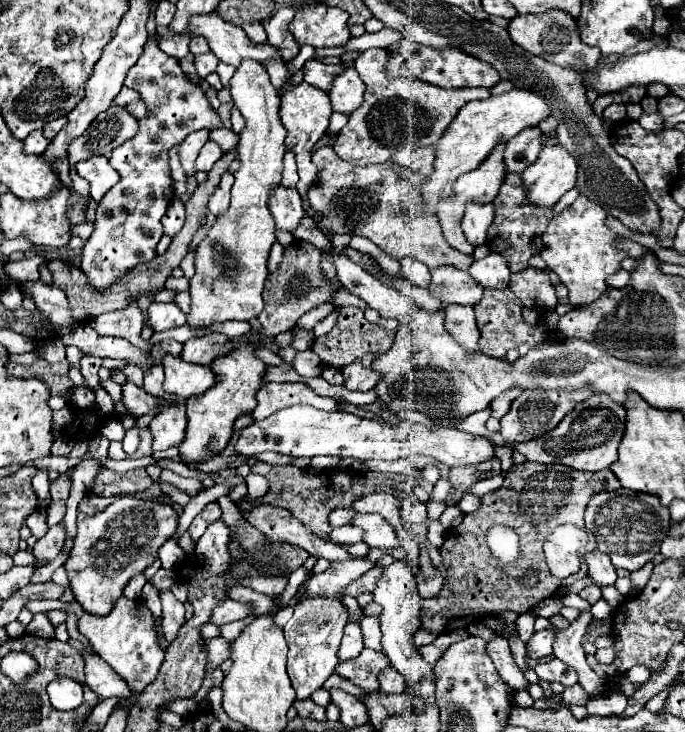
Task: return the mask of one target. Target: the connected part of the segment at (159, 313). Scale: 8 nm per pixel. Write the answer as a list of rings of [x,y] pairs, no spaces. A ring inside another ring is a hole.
[[[150,302],[148,306],[148,324],[154,332],[164,332],[170,328],[178,328],[186,324],[186,314],[174,304],[162,304],[162,302]]]

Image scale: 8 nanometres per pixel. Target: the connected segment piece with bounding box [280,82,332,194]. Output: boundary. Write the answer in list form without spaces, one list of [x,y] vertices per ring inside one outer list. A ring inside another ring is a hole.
[[[298,84],[294,90],[286,92],[282,96],[282,104],[280,104],[280,120],[284,124],[284,128],[288,130],[286,134],[286,148],[290,148],[296,154],[298,160],[298,184],[296,190],[300,194],[304,194],[316,180],[316,166],[312,164],[310,156],[312,156],[312,146],[318,142],[318,138],[326,132],[328,128],[328,120],[332,116],[332,108],[330,108],[330,100],[328,100],[328,92],[312,86],[312,84]]]

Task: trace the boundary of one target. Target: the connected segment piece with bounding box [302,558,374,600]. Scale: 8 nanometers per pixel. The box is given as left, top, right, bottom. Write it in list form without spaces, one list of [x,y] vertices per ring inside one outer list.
[[[352,558],[346,562],[334,562],[326,572],[322,574],[312,574],[304,582],[304,596],[302,598],[316,598],[316,596],[332,596],[342,600],[344,594],[342,590],[360,578],[364,572],[368,572],[374,566],[370,560],[362,558]]]

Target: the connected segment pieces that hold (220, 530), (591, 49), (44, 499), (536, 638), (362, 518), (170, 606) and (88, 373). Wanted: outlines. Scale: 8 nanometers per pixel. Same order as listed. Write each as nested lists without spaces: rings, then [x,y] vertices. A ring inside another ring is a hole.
[[[220,518],[212,522],[204,532],[204,536],[200,536],[200,540],[196,542],[196,554],[200,556],[204,568],[214,576],[228,570],[228,562],[230,562],[230,556],[226,552],[228,538],[230,538],[230,528]]]
[[[548,10],[542,14],[528,14],[528,16],[516,16],[508,24],[510,38],[522,46],[524,50],[542,56],[548,62],[554,62],[564,68],[572,70],[588,70],[596,66],[596,60],[600,58],[600,50],[596,46],[588,46],[580,40],[580,32],[576,28],[576,20],[560,10]]]
[[[40,470],[36,472],[36,476],[32,478],[32,488],[36,492],[36,498],[38,498],[38,508],[44,508],[50,504],[50,482],[48,482],[48,472],[46,470]]]
[[[552,626],[552,628],[544,630],[544,632],[534,632],[534,636],[526,644],[528,656],[532,656],[534,660],[550,656],[552,654],[552,640],[556,638],[556,632],[558,632],[556,626]]]
[[[356,514],[352,518],[352,524],[364,528],[364,542],[370,548],[400,548],[402,542],[390,522],[386,522],[378,514]]]
[[[170,590],[160,592],[162,600],[162,632],[168,644],[172,644],[178,636],[178,630],[184,626],[186,616],[184,616],[184,606],[174,598]]]
[[[84,356],[82,362],[80,362],[80,372],[84,376],[84,382],[88,388],[96,388],[100,382],[98,382],[98,370],[102,366],[102,360],[100,358],[94,358],[94,356]]]

